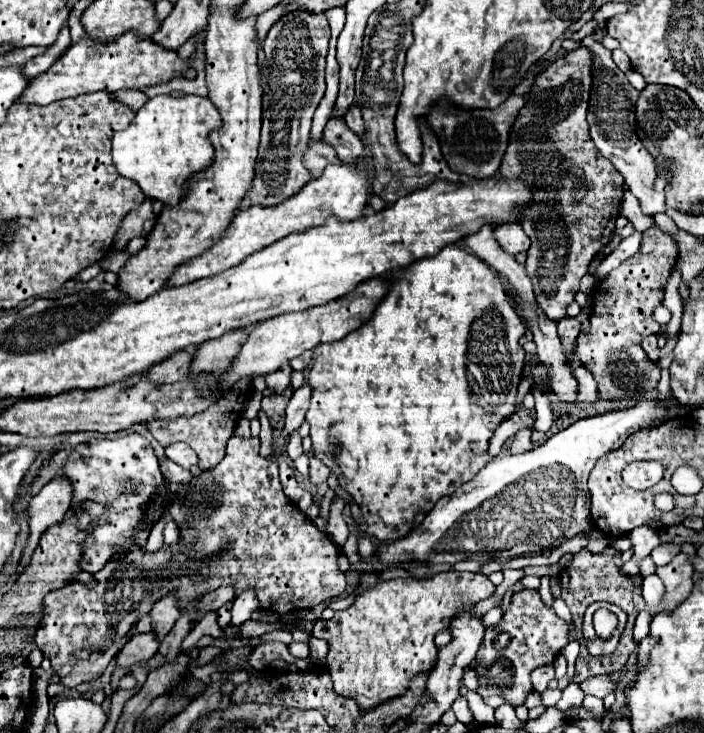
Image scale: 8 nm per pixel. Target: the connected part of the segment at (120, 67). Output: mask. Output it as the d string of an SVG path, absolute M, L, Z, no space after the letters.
M125 32L111 44L97 44L87 36L69 48L47 72L29 80L25 94L17 102L47 106L57 100L75 98L91 92L117 92L121 88L143 90L147 86L169 82L173 76L181 76L189 68L187 60L181 60L177 52L165 50L151 40L137 40L135 32Z

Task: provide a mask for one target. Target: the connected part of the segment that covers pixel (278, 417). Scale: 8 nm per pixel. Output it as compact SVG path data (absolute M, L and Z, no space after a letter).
M289 386L289 390L285 390L285 394L273 394L273 396L265 396L261 402L261 408L265 410L265 414L269 416L269 422L273 428L279 428L285 424L285 406L289 402L289 398L293 396L293 386Z

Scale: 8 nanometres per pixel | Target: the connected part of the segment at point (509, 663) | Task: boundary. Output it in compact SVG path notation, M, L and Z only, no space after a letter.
M537 590L515 592L503 618L485 630L481 648L475 656L475 672L479 678L477 694L483 698L495 694L503 696L511 706L523 704L527 694L533 690L529 674L537 666L551 664L569 644L567 628L569 626L541 602Z

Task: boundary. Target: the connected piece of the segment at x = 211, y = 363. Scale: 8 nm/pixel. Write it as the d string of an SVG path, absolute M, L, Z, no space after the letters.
M233 330L197 346L189 374L225 374L233 364L233 358L237 358L239 348L245 344L247 334L247 330Z

